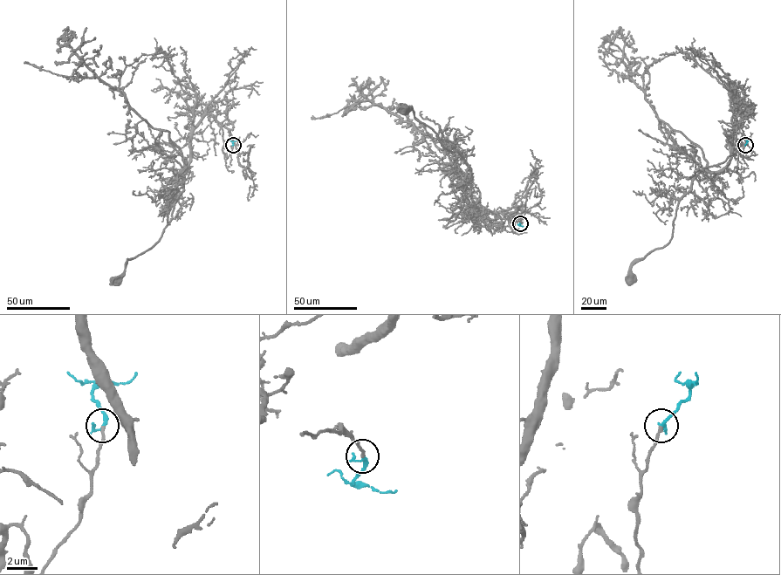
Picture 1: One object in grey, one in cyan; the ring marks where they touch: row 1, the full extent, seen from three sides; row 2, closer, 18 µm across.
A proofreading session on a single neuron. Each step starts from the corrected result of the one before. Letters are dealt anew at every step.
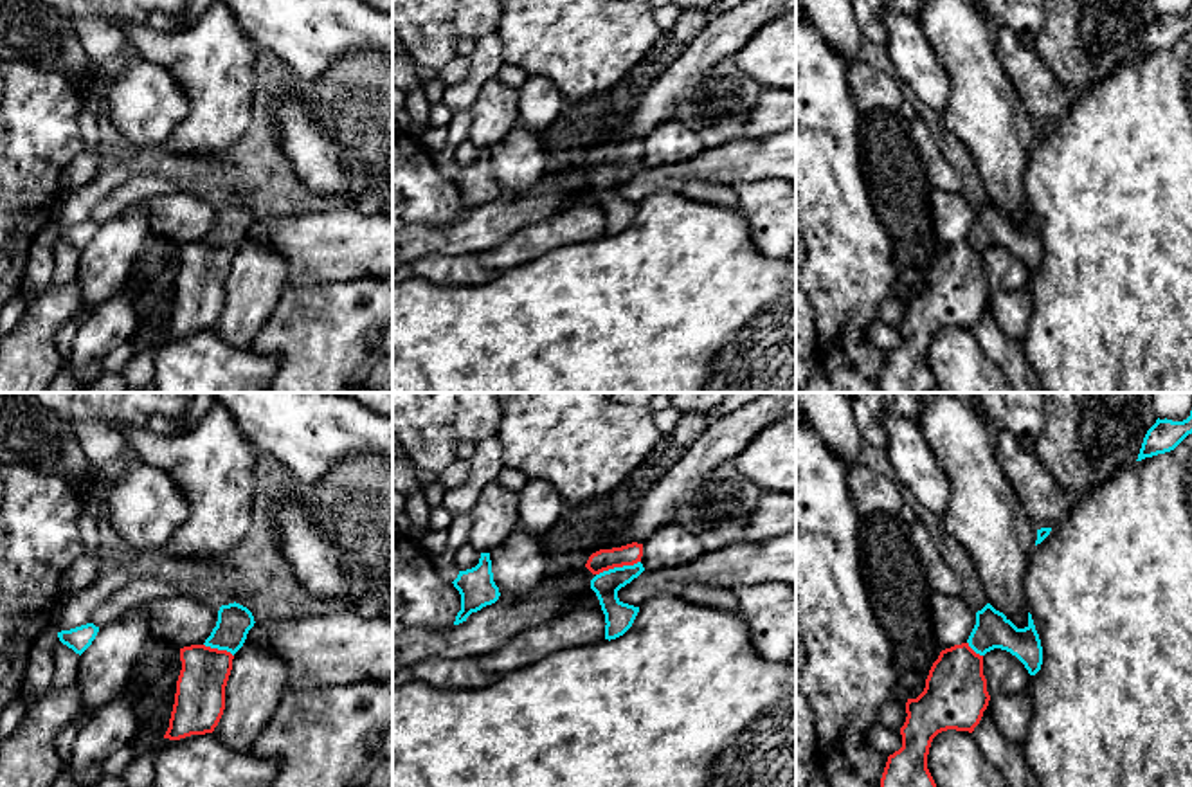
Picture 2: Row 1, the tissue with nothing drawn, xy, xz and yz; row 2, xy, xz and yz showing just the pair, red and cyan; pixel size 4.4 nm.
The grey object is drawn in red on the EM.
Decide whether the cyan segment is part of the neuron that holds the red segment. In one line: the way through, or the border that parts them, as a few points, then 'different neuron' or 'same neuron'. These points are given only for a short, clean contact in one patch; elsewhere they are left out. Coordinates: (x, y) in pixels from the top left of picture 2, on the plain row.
way xz (602, 157), (609, 162), (618, 162), (611, 202), (620, 213); same neuron

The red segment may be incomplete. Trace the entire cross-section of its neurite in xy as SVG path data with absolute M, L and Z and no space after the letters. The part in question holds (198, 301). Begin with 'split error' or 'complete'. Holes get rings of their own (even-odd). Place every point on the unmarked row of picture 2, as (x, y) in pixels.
split error; M236 198L221 202L205 240L180 245L182 267L164 335L180 337L214 328L225 306L225 283L234 250L254 220L247 204Z

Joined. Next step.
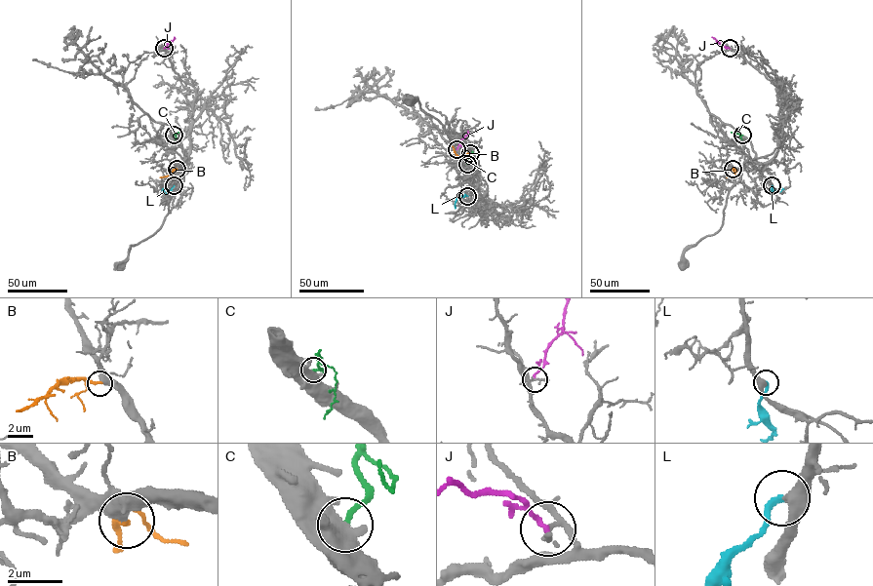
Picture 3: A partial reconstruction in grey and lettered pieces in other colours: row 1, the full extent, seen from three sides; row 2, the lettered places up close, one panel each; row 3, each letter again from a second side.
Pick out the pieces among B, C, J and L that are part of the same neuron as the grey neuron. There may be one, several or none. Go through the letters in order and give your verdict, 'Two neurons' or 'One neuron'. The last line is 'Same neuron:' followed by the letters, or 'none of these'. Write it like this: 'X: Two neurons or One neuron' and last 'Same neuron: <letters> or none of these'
B: One neuron
C: Two neurons
J: Two neurons
L: One neuron
Same neuron: B, L

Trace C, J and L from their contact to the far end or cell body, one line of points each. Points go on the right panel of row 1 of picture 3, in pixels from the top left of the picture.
C: (742, 135), (731, 132)
J: (730, 48), (711, 37)
L: (773, 185), (772, 191), (783, 189)

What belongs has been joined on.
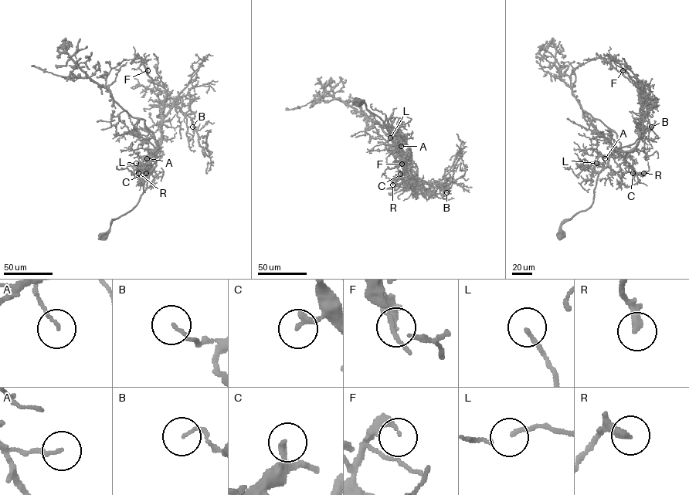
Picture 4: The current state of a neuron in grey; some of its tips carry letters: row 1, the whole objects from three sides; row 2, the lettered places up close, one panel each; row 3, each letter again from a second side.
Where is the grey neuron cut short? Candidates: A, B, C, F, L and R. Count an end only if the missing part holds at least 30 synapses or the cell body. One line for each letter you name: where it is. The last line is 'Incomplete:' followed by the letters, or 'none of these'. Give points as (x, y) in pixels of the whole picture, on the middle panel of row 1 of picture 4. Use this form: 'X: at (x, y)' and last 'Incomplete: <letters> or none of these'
F: at (402, 164)
Incomplete: F

